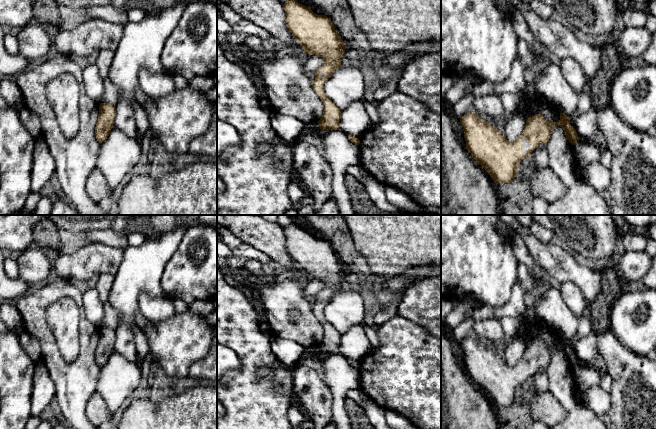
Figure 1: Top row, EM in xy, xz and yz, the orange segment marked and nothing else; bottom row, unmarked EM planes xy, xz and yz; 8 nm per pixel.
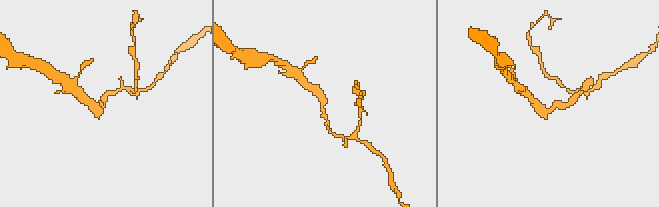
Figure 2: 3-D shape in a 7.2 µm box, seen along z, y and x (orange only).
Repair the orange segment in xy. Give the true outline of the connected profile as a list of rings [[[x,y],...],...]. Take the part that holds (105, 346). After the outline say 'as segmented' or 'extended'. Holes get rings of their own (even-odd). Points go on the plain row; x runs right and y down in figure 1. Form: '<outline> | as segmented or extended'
[[[100,327],[95,351],[95,360],[99,367],[104,366],[107,363],[111,353],[114,351],[115,338],[115,330],[108,327]]] | as segmented

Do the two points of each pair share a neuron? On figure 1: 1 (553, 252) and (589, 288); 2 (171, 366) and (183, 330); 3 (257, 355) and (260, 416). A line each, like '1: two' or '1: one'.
1: one
2: one
3: one

